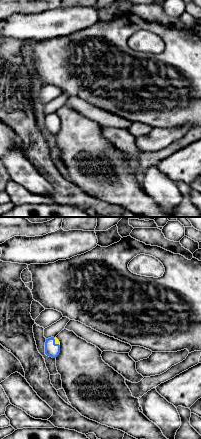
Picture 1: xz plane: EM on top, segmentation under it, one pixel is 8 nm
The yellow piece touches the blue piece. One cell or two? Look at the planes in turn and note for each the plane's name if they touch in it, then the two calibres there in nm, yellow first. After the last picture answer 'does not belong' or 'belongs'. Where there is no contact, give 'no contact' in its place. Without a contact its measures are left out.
xz | 30/110 nm

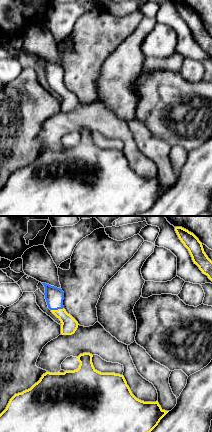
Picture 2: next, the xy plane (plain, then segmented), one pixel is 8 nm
xy | 130/150 nm

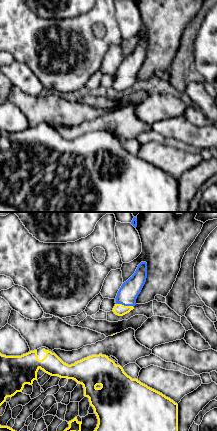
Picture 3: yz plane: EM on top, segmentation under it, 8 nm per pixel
yz | 90/160 nm

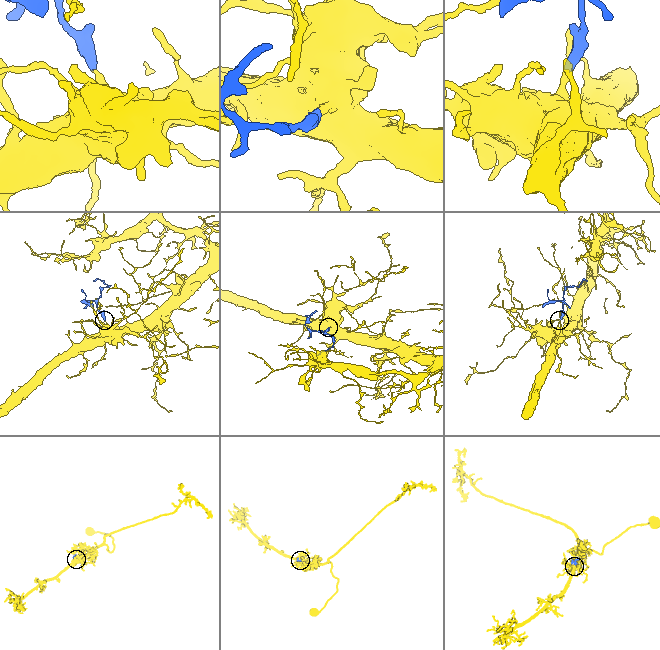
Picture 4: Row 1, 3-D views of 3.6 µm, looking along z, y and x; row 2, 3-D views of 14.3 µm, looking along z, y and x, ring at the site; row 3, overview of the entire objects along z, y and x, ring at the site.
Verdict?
belongs

